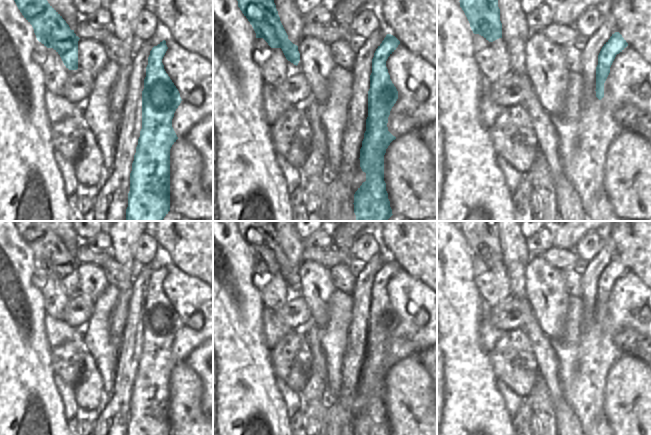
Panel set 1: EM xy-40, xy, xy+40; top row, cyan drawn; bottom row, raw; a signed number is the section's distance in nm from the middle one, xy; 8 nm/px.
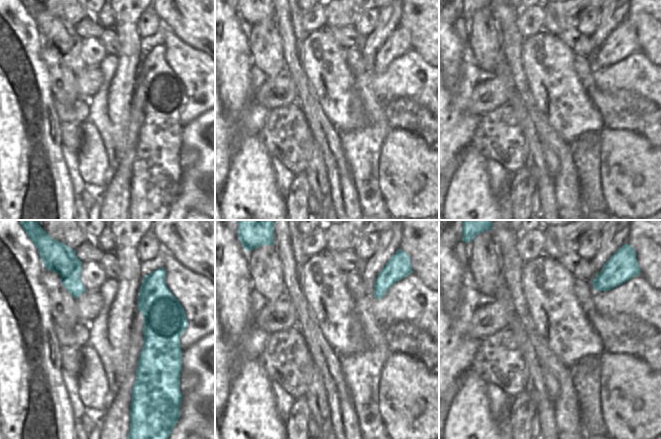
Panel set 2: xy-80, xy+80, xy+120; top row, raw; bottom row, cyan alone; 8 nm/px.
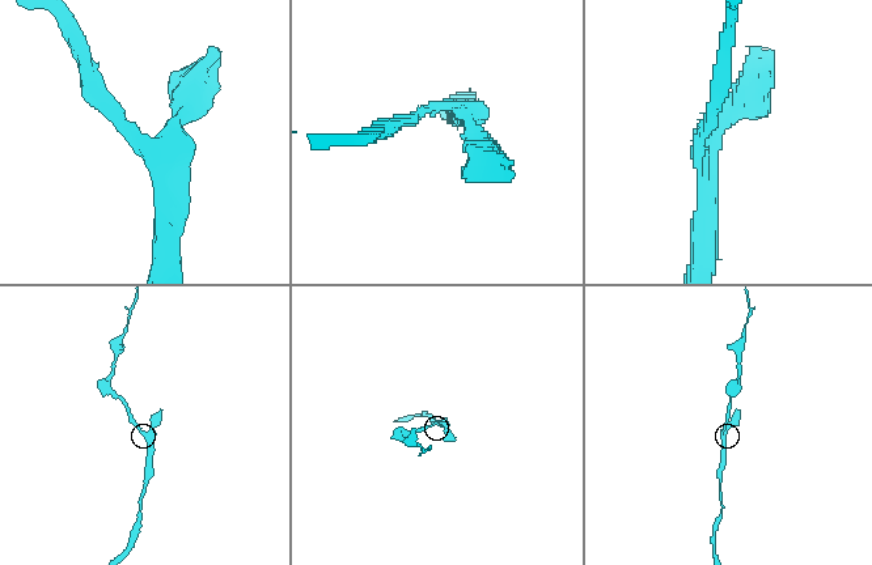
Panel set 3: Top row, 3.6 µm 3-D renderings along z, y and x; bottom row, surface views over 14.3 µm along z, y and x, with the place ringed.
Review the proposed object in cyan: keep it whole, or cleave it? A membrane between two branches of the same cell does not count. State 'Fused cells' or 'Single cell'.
Single cell.

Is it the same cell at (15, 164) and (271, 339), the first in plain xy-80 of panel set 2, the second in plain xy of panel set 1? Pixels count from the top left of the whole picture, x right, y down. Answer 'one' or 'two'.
two

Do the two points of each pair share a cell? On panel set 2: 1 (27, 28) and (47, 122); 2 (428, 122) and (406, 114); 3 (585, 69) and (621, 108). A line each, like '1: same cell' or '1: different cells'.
1: same cell
2: same cell
3: same cell

